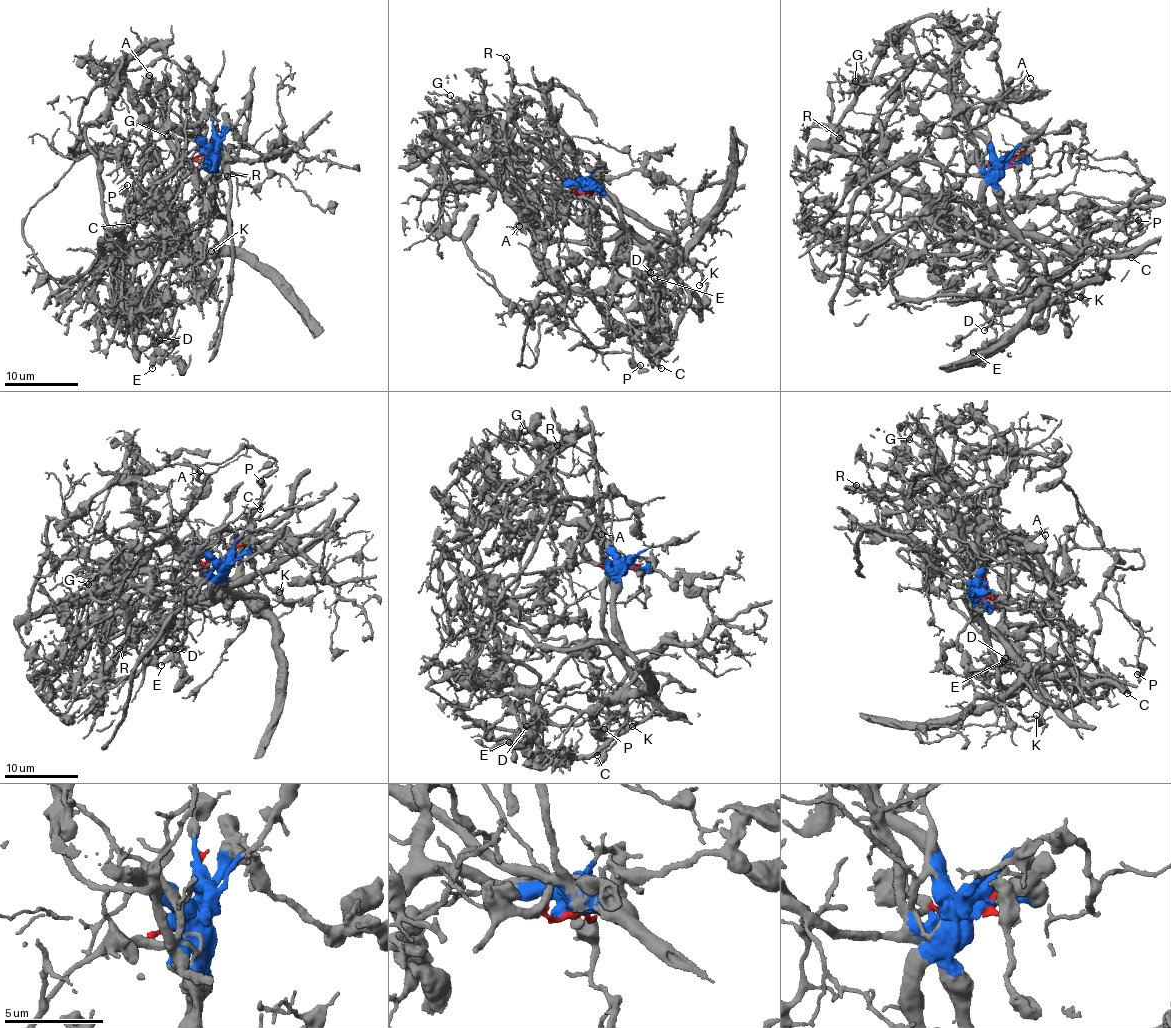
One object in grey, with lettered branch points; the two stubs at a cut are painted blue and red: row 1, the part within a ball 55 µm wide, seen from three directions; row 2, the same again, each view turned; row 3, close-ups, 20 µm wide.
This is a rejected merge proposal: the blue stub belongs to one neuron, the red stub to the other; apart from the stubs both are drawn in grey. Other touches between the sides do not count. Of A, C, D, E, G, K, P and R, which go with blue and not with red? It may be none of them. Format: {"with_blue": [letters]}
{"with_blue": ["A", "C", "E", "K", "P", "R"]}

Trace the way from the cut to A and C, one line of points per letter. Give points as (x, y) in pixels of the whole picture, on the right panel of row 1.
A: (1006, 164), (972, 132), (984, 116), (1024, 96), (1032, 86), (1029, 78)
C: (1006, 164), (997, 184), (1003, 216), (1009, 231), (1044, 260), (1048, 281), (1110, 245), (1123, 245), (1130, 258)

